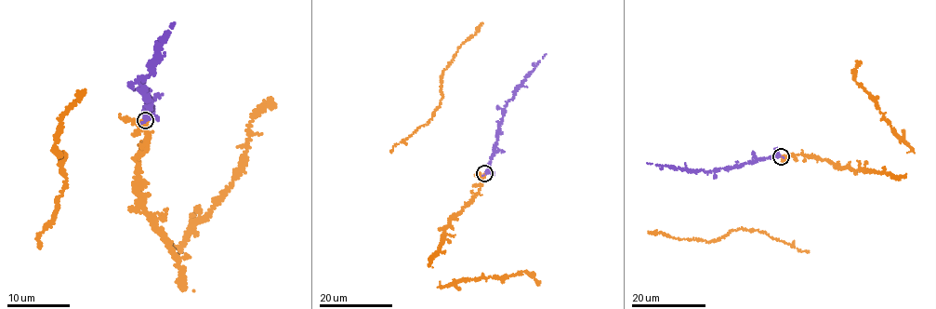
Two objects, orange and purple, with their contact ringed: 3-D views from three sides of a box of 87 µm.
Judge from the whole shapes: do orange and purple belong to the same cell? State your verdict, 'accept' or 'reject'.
accept

